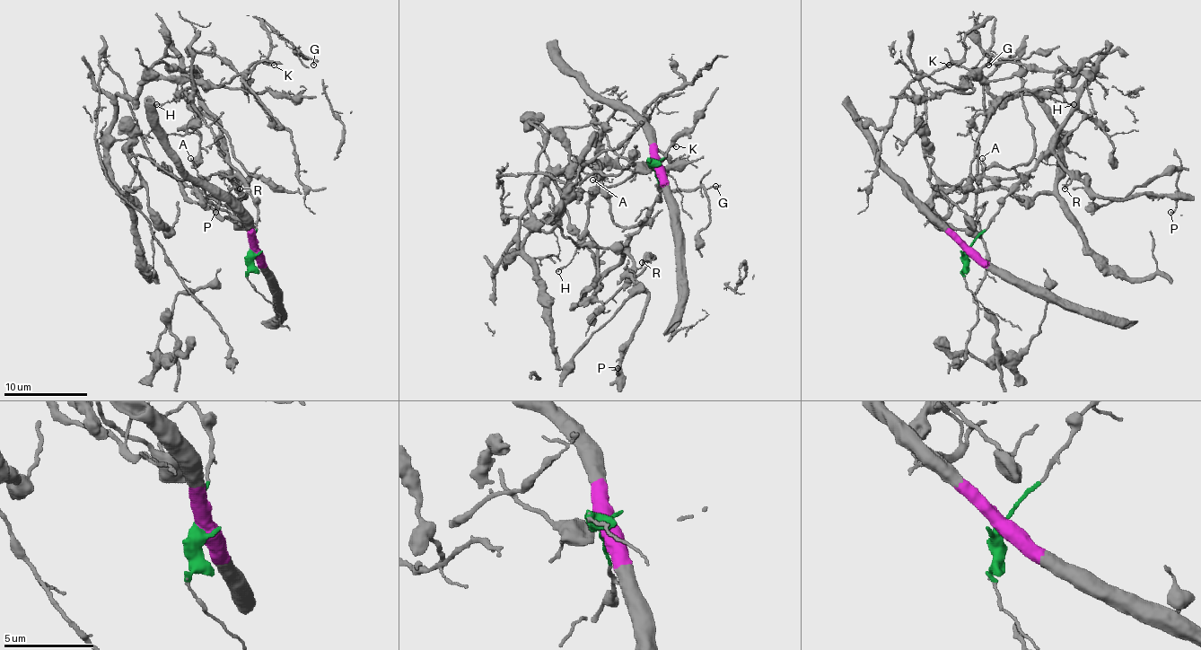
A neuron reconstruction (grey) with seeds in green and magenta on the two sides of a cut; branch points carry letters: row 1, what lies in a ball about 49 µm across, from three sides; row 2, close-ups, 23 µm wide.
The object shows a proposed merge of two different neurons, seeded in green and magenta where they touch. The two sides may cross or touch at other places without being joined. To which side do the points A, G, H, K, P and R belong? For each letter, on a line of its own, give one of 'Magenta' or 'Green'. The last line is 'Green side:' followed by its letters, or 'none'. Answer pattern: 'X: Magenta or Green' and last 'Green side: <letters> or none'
A: Green
G: Magenta
H: Green
K: Magenta
P: Green
R: Green
Green side: A, H, P, R

